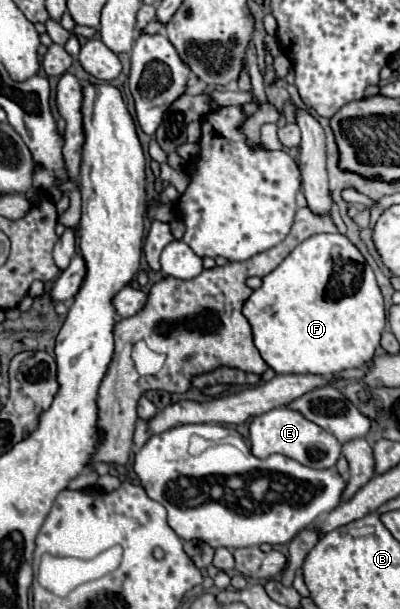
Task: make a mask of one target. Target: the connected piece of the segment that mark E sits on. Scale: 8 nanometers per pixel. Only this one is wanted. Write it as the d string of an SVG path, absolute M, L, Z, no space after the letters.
M274 408L266 414L256 416L250 424L250 442L252 454L258 458L266 458L270 454L284 454L310 468L334 468L342 450L342 444L334 434L306 420L300 412L288 408Z

